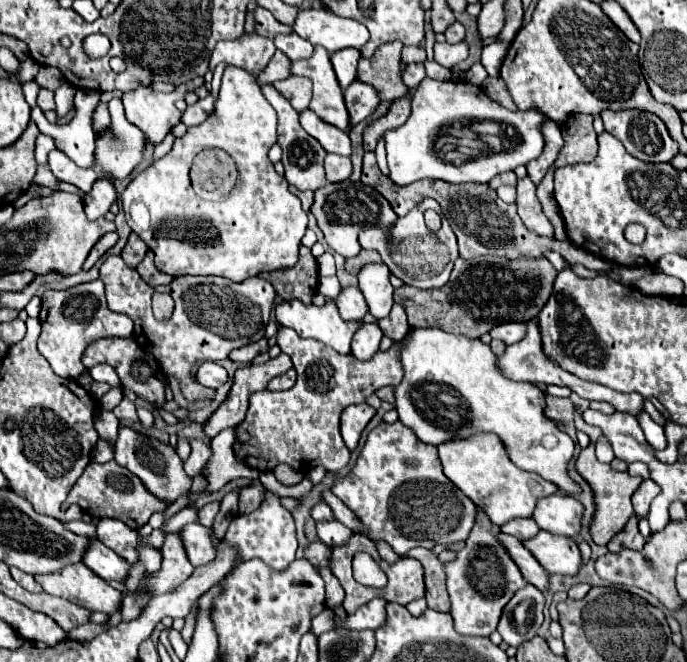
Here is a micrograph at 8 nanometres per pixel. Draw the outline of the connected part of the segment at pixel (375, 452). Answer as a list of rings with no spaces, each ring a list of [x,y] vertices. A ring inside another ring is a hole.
[[[401,421],[395,423],[379,423],[367,437],[365,447],[361,449],[361,455],[357,457],[357,463],[353,471],[345,479],[337,479],[333,485],[333,493],[351,509],[357,513],[361,523],[369,529],[371,539],[383,539],[387,541],[395,553],[405,555],[409,549],[425,547],[431,549],[433,545],[449,545],[455,541],[465,541],[473,521],[475,521],[475,503],[471,499],[465,499],[449,479],[445,479],[445,473],[441,471],[441,461],[437,455],[437,447],[425,445],[413,435],[409,427],[405,427]]]

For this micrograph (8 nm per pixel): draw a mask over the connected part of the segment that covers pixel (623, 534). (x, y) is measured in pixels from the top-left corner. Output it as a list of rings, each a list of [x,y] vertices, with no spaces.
[[[633,515],[629,519],[629,523],[623,527],[623,531],[619,531],[611,543],[607,545],[609,551],[621,551],[623,547],[629,547],[629,549],[635,549],[635,551],[641,551],[641,547],[645,545],[645,537],[639,533],[639,527],[637,527],[637,515]]]

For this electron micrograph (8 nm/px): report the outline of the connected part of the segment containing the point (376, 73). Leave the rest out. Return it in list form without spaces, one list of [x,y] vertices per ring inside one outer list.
[[[399,41],[385,43],[371,59],[359,61],[357,77],[377,87],[381,101],[399,99],[409,91],[401,79],[401,47]]]

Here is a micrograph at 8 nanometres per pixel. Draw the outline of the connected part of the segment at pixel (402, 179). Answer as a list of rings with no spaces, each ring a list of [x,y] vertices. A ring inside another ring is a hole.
[[[423,79],[413,93],[411,115],[409,115],[407,123],[395,131],[385,133],[389,179],[401,187],[409,185],[413,181],[419,181],[419,179],[441,179],[441,181],[449,181],[449,183],[489,183],[495,175],[513,171],[519,165],[527,165],[529,161],[533,161],[541,155],[543,145],[545,145],[545,139],[541,135],[541,123],[545,123],[545,121],[549,121],[549,117],[541,115],[537,109],[529,109],[529,111],[505,109],[501,103],[489,99],[487,93],[479,85],[471,85],[465,81]],[[463,121],[471,123],[471,129],[467,129],[465,135],[447,131],[449,127],[453,127],[453,123],[463,123]],[[483,123],[493,125],[495,127],[493,133],[483,131],[483,127],[481,127]],[[455,141],[475,141],[475,147],[481,141],[491,141],[491,143],[489,143],[489,149],[481,151],[481,149],[473,149],[473,147],[467,147],[467,145],[455,143]]]

